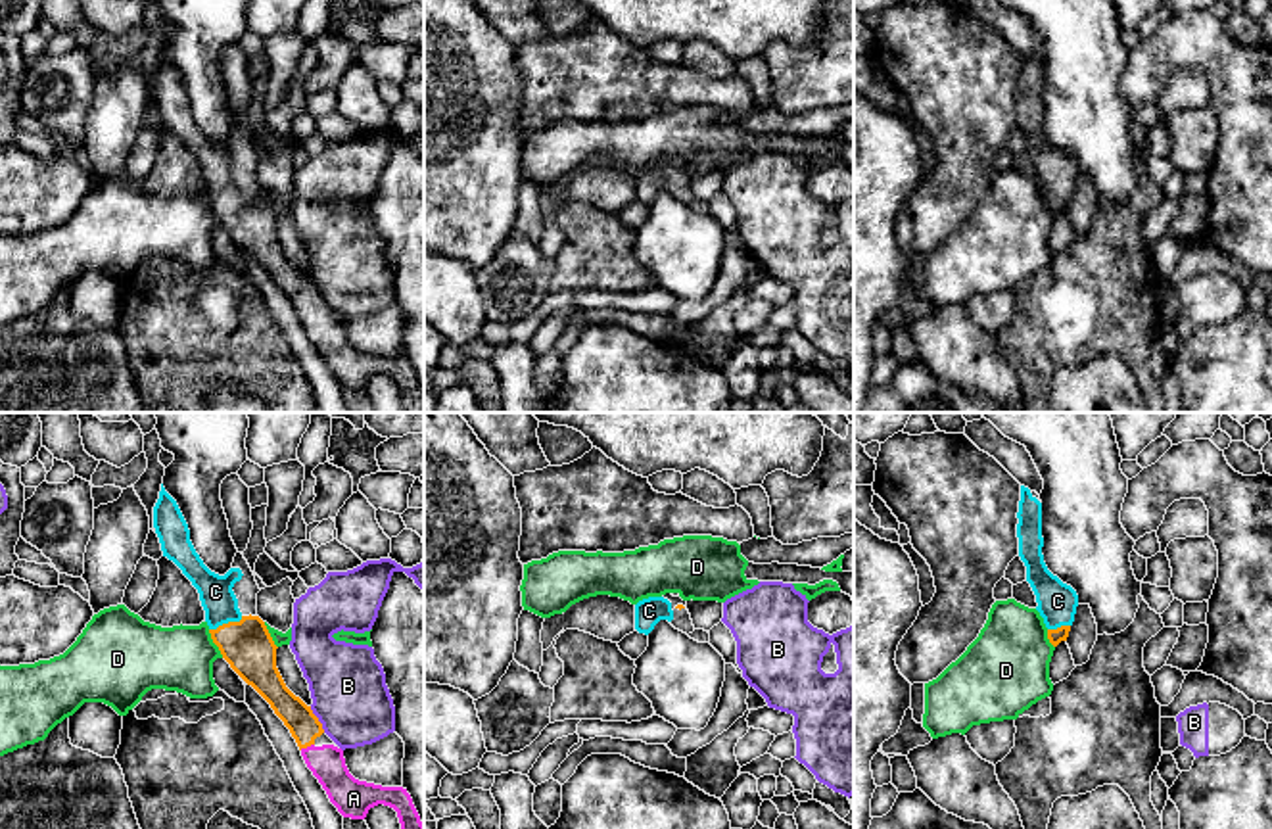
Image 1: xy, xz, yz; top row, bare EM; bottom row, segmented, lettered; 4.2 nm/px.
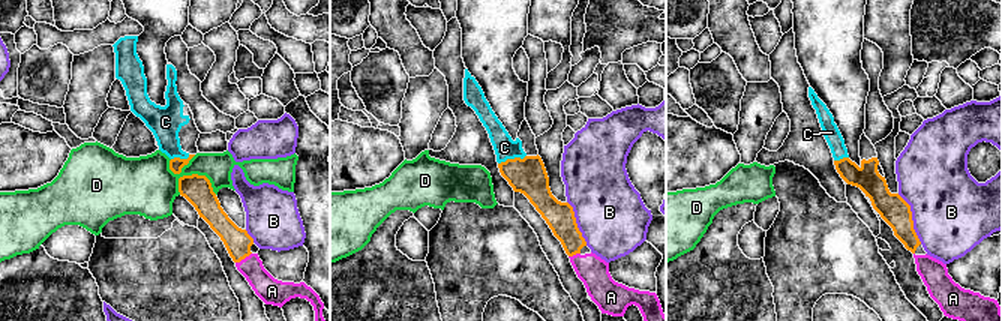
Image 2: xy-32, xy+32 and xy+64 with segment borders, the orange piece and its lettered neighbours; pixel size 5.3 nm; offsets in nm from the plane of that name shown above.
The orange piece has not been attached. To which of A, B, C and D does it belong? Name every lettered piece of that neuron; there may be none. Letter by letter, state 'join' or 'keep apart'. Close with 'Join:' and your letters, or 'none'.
A: join
B: keep apart
C: join
D: keep apart
Join: A, C

